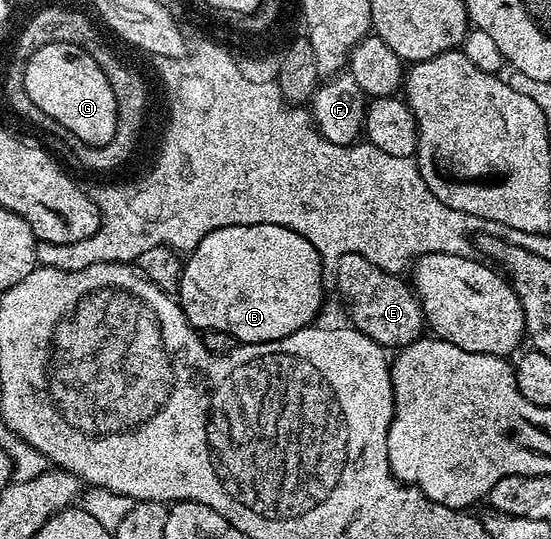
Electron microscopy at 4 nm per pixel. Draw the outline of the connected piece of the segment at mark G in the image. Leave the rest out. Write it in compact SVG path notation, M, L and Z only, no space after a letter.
M73 41L50 42L34 52L25 65L23 88L30 103L45 113L46 119L58 122L69 134L74 134L85 146L101 147L115 136L117 97L99 63L89 55L84 45Z

